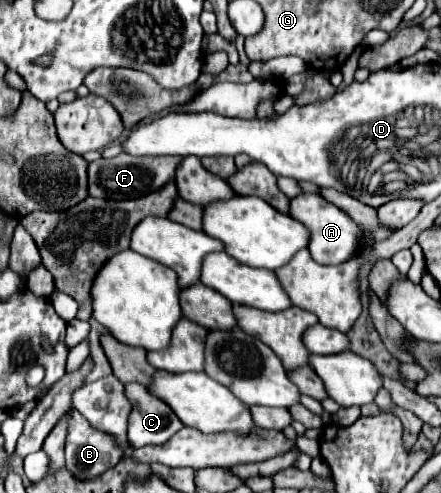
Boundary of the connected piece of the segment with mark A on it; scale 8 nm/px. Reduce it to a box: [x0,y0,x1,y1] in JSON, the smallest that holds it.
[289,193,361,265]

